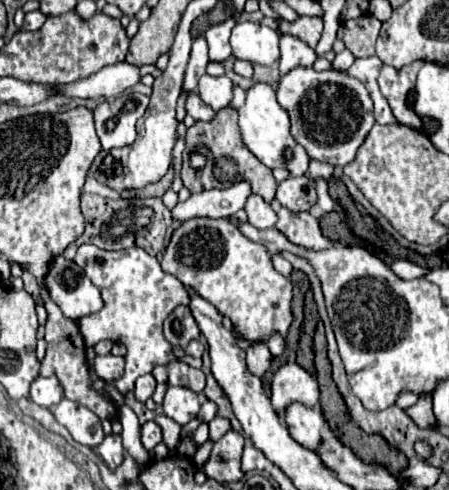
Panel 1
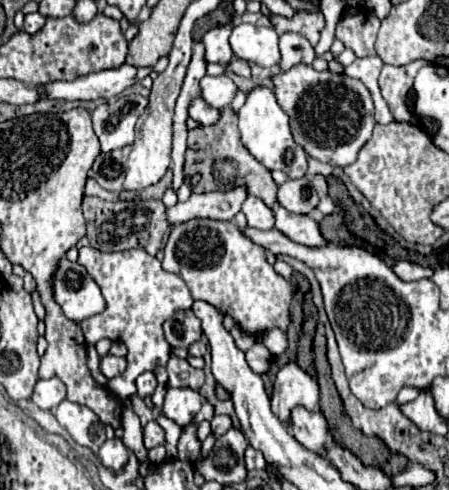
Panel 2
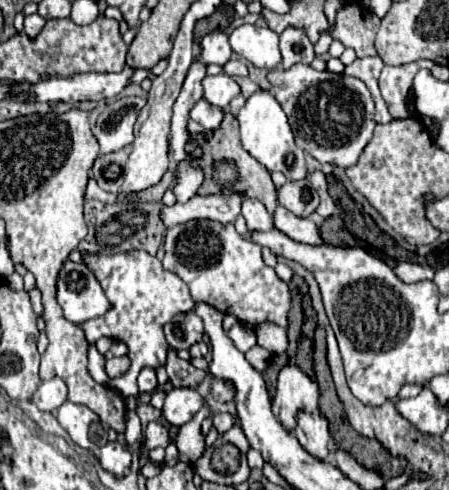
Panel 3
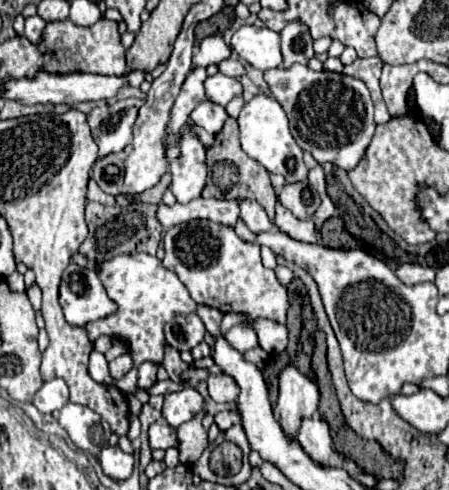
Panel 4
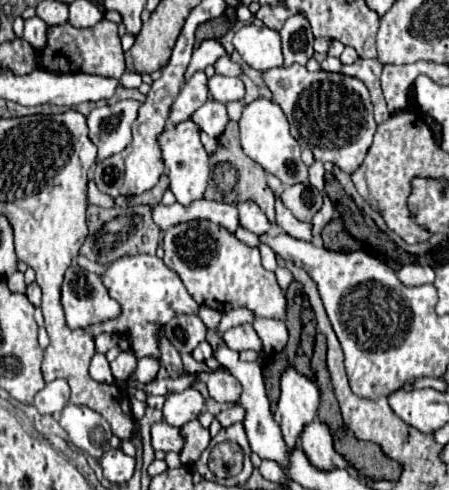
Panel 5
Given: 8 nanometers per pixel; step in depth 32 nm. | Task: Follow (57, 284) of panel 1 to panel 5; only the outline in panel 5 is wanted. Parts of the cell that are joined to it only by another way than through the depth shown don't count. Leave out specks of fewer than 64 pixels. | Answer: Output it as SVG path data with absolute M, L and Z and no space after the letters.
M72 262L62 284L62 306L70 328L90 328L94 324L116 320L122 306L110 298L106 286L96 274L90 274Z

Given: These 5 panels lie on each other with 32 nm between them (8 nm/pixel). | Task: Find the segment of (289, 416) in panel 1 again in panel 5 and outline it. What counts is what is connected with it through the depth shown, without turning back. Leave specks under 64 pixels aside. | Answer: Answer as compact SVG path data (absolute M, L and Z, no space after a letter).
M312 420L312 424L308 424L308 428L304 428L304 436L300 440L302 450L306 454L306 458L310 460L310 464L318 470L336 470L334 464L334 448L332 448L332 436L328 432L326 424L320 424L320 420Z

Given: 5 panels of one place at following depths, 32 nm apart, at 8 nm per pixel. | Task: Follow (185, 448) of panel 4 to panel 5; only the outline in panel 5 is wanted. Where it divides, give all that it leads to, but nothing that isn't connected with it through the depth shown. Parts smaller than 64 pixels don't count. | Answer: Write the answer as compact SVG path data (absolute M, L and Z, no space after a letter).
M194 420L192 424L186 424L182 428L182 432L186 438L186 444L184 444L184 452L180 454L180 460L182 460L182 464L196 462L210 443L209 430L200 426L198 420Z

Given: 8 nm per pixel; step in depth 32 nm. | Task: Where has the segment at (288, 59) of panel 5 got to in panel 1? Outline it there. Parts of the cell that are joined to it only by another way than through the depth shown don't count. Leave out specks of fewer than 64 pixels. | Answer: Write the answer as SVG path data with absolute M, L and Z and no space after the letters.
M290 34L280 36L280 74L296 66L312 66L316 58L316 52L304 40Z

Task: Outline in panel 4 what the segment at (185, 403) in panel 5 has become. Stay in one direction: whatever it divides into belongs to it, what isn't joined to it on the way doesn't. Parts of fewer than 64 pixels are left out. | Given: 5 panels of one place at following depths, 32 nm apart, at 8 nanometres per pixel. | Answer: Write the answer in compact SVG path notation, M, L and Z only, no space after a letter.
M188 386L180 392L172 392L166 396L162 416L170 426L178 428L180 424L192 420L202 408L204 408L204 400L202 400L200 392L196 392L192 386Z

